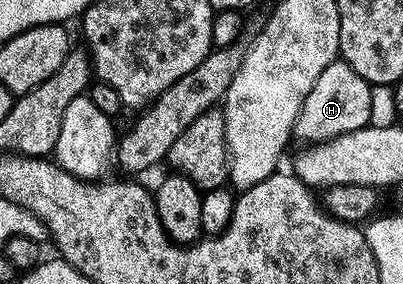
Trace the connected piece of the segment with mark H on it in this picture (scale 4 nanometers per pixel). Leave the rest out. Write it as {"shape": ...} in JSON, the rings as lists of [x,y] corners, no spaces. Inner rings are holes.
{"shape":[[[343,61],[330,63],[315,81],[297,115],[295,138],[305,139],[304,143],[308,145],[322,144],[328,139],[338,138],[339,135],[369,126],[373,122],[372,91],[373,84],[358,77],[358,73],[350,69],[350,65]]]}

